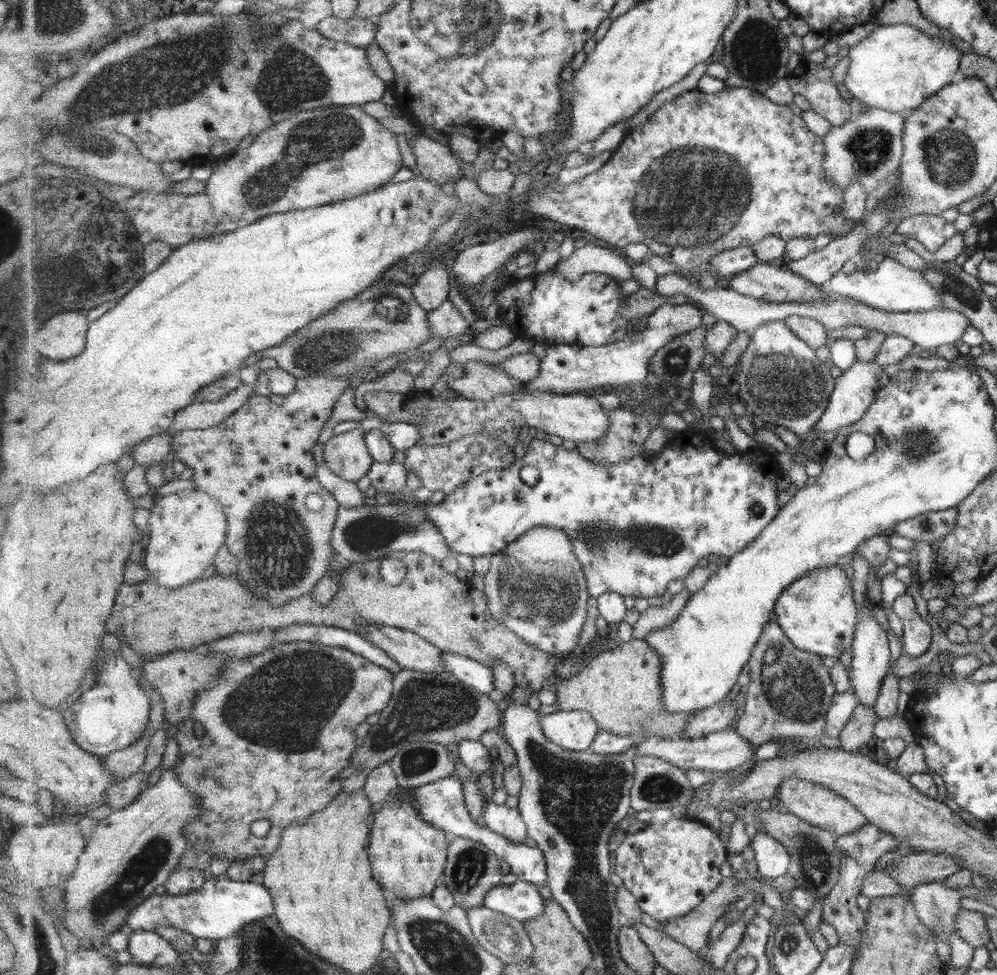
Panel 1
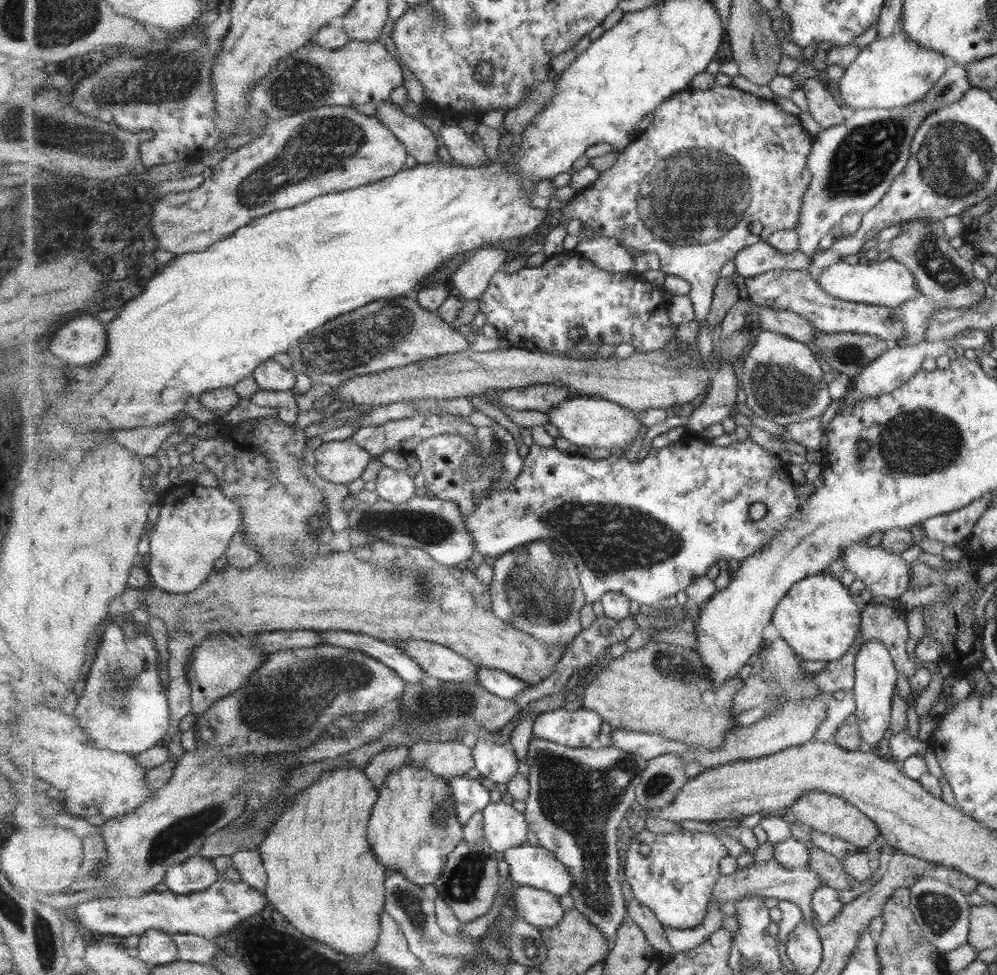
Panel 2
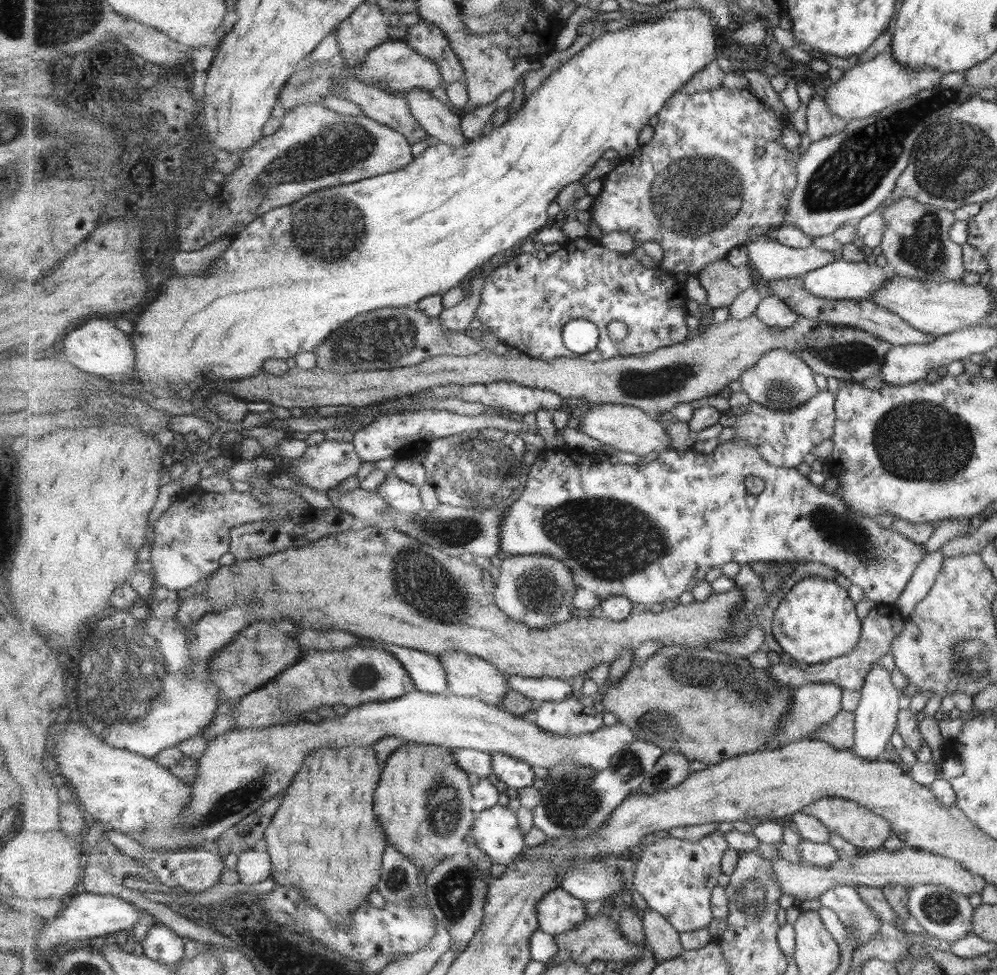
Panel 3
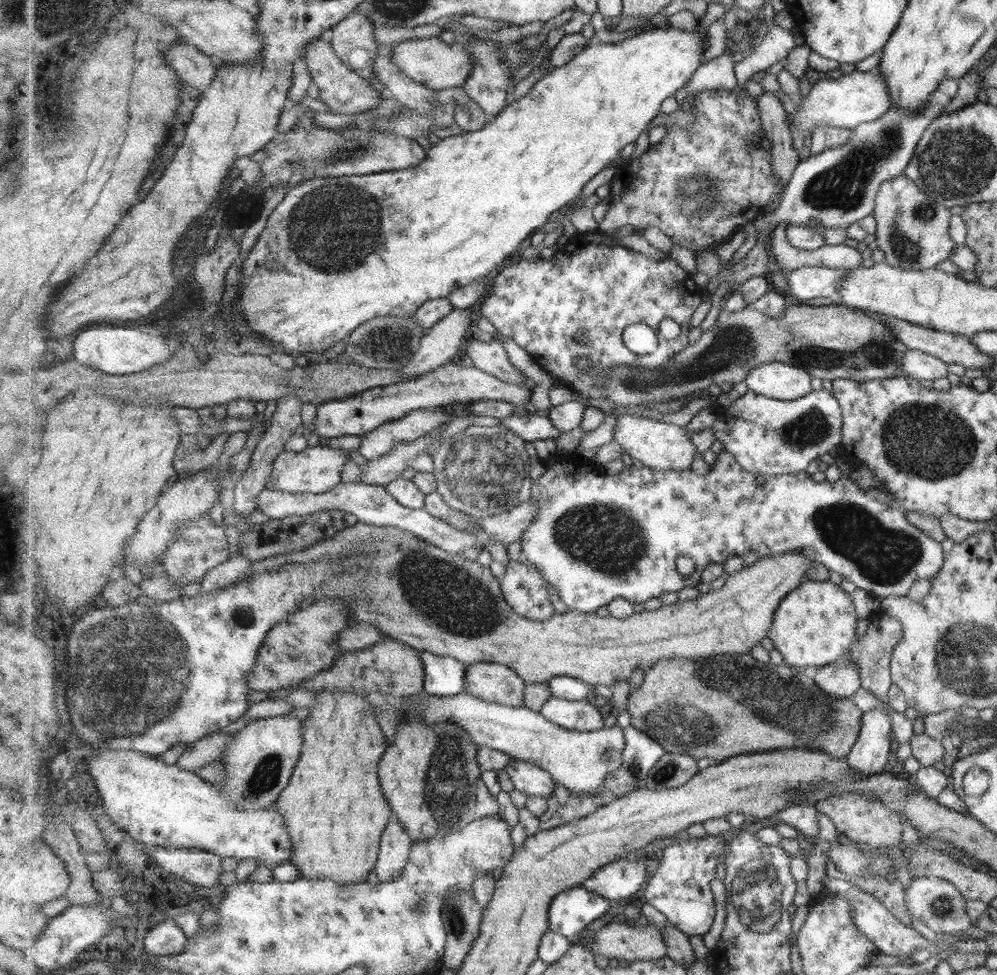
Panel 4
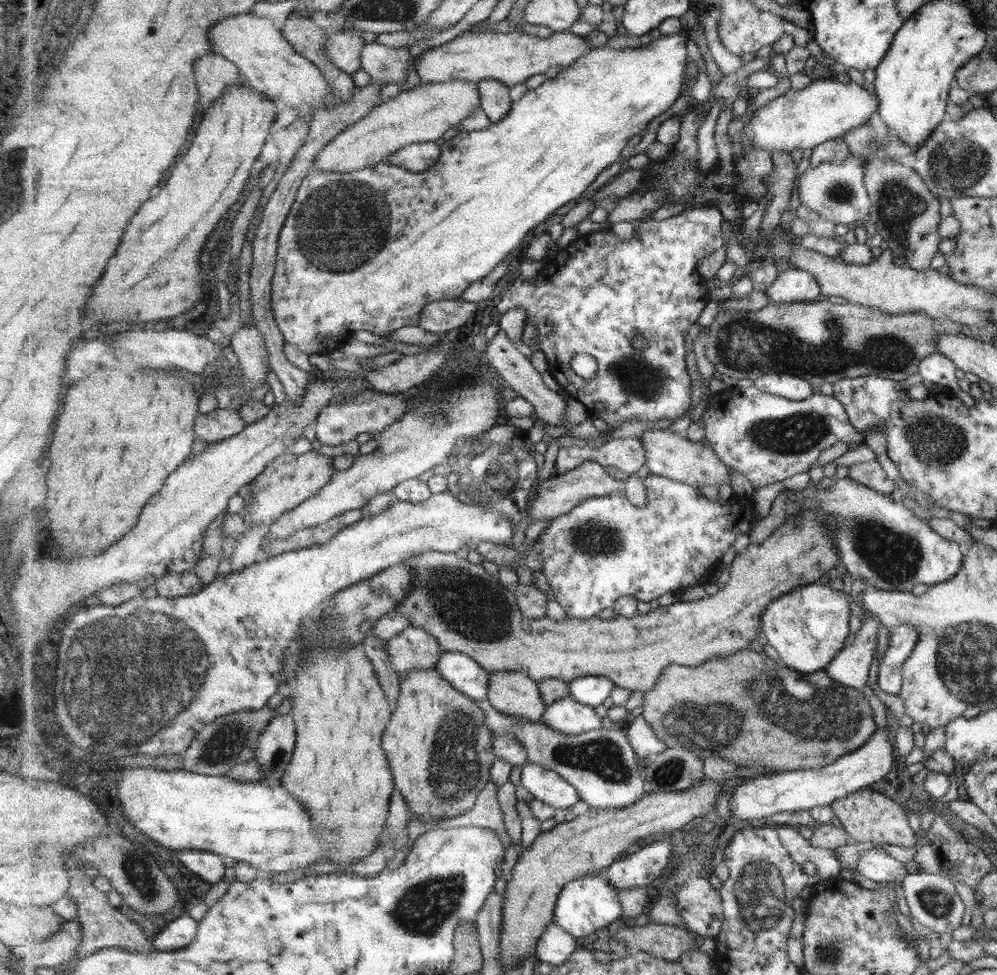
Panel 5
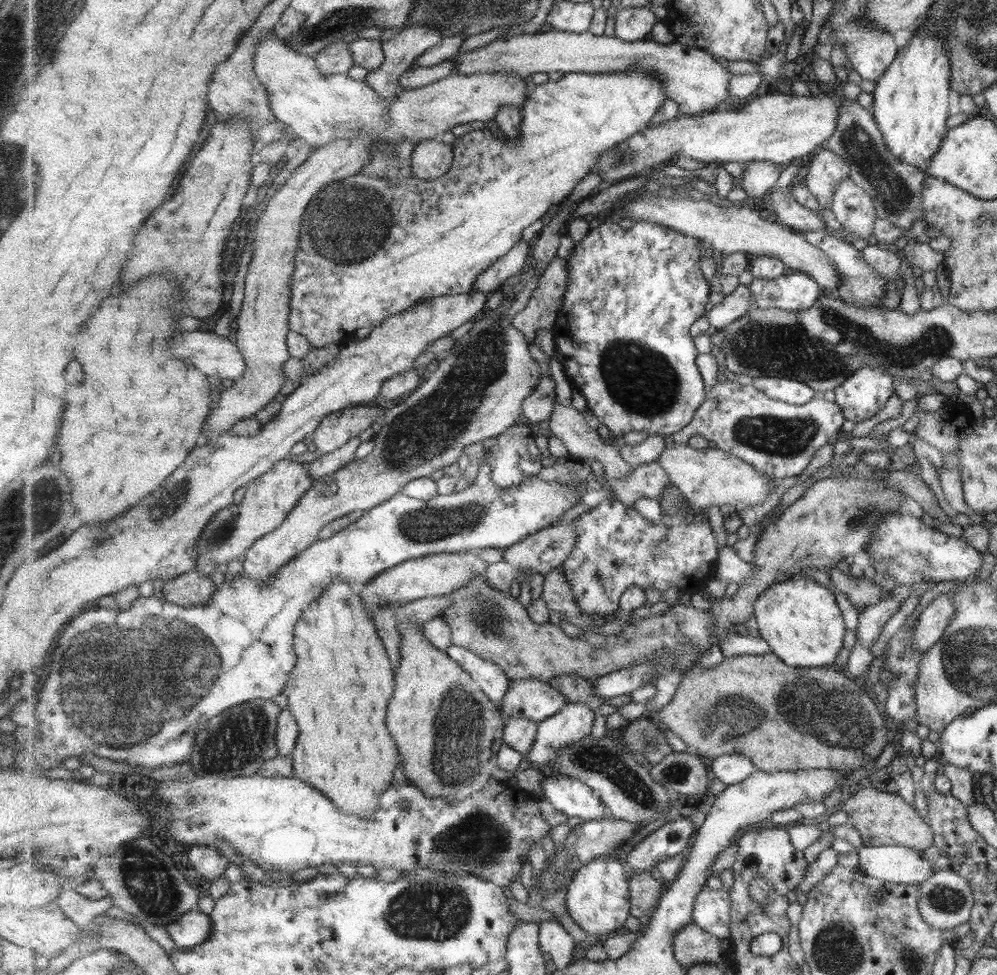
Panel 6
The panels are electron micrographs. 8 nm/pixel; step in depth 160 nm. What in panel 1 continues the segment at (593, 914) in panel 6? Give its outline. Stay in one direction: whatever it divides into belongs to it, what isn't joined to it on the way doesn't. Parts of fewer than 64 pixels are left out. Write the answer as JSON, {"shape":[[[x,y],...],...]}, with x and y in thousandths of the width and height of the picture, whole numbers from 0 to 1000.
{"shape":[[[521,902],[512,908],[501,907],[487,915],[485,929],[523,946],[539,943],[548,934],[548,923],[539,911]]]}

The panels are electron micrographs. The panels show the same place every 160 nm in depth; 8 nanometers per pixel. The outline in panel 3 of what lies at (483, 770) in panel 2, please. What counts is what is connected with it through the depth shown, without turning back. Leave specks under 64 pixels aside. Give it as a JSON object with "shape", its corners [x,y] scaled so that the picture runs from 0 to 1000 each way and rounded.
{"shape":[[[496,772],[493,773],[494,793],[498,793],[509,806],[522,809],[535,806],[537,792],[525,778],[516,775]]]}

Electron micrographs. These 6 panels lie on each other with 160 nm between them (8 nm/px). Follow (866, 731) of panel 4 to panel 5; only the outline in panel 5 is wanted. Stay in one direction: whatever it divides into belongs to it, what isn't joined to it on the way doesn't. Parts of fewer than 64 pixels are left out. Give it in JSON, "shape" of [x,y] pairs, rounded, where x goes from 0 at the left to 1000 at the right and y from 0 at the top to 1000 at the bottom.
{"shape":[[[881,747],[864,766],[843,775],[834,784],[816,789],[758,794],[742,804],[732,816],[732,840],[752,842],[784,833],[813,832],[817,827],[830,827],[861,809],[872,808],[896,786],[895,768],[890,759],[889,752]]]}

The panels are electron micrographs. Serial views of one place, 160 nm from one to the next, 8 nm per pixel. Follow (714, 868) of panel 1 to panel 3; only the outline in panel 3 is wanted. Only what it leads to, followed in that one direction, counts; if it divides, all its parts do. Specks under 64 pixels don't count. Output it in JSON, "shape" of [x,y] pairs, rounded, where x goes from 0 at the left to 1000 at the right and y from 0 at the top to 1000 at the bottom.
{"shape":[[[715,852],[700,863],[669,858],[644,870],[639,880],[634,907],[650,929],[662,935],[682,957],[709,953],[713,935],[713,915],[721,907],[724,882],[732,866],[723,852]]]}

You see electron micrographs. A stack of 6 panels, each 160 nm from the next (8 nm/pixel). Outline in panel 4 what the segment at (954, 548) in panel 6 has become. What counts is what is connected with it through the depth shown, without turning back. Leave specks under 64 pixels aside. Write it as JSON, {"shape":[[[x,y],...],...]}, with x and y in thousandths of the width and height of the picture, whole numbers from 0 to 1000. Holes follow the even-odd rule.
{"shape":[[[724,462],[718,469],[716,477],[712,479],[712,484],[706,488],[697,486],[695,482],[688,483],[670,483],[653,480],[646,477],[643,480],[631,477],[626,479],[620,486],[608,486],[605,480],[596,477],[594,472],[578,473],[571,479],[568,479],[561,473],[555,474],[553,478],[543,487],[537,494],[534,501],[534,513],[540,515],[541,527],[535,533],[535,537],[529,542],[529,546],[525,548],[522,557],[524,558],[524,572],[526,575],[539,581],[544,585],[545,595],[548,596],[555,606],[558,606],[564,617],[575,627],[583,627],[586,629],[596,629],[603,622],[610,622],[615,615],[628,614],[633,618],[645,619],[653,613],[661,613],[663,609],[676,607],[679,608],[685,603],[700,602],[703,598],[703,589],[705,584],[711,578],[727,577],[732,571],[745,571],[751,564],[757,565],[760,572],[773,572],[800,565],[805,567],[807,571],[817,575],[817,578],[823,577],[829,586],[842,589],[848,595],[856,598],[860,604],[868,605],[870,608],[884,612],[908,612],[914,599],[918,595],[930,595],[938,593],[938,589],[942,587],[942,583],[946,581],[948,569],[944,565],[944,558],[924,547],[922,543],[910,536],[908,525],[898,517],[895,520],[887,518],[876,511],[870,511],[866,502],[862,502],[857,493],[851,491],[850,487],[845,487],[838,494],[831,495],[826,493],[817,493],[811,489],[808,484],[799,486],[779,487],[771,489],[767,492],[767,496],[759,497],[760,486],[751,484],[745,480],[744,476],[732,465]],[[681,570],[691,571],[697,576],[697,586],[685,591],[679,587],[679,572]]]}

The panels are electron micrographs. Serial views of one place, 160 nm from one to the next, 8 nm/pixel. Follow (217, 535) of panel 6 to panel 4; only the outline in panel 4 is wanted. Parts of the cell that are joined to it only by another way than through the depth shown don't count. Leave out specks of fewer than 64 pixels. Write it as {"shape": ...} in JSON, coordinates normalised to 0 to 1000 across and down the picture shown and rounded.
{"shape":[[[328,455],[307,458],[299,465],[284,463],[276,471],[271,501],[295,506],[330,505],[343,494],[344,481],[350,473],[350,466],[346,461],[332,459]]]}

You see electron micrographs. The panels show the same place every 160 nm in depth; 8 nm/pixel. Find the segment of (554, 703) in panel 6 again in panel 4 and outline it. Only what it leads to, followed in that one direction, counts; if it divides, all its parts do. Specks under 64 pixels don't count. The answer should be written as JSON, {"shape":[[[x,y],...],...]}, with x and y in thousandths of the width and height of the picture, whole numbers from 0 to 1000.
{"shape":[[[474,681],[468,685],[467,693],[467,710],[474,714],[514,725],[525,725],[527,722],[530,701],[508,682]]]}

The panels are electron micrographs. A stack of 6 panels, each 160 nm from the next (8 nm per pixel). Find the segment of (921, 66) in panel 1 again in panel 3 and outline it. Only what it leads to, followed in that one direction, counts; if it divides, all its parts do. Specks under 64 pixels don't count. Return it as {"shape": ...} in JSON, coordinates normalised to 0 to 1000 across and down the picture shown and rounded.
{"shape":[[[889,49],[885,54],[876,57],[874,62],[861,64],[852,72],[848,72],[840,84],[832,84],[827,92],[827,99],[824,102],[828,105],[829,112],[838,119],[850,124],[862,123],[904,106],[904,104],[920,97],[922,93],[936,90],[944,82],[944,78],[944,75],[932,72],[932,70],[914,72],[914,70],[906,70],[904,66],[898,66],[896,56]]]}

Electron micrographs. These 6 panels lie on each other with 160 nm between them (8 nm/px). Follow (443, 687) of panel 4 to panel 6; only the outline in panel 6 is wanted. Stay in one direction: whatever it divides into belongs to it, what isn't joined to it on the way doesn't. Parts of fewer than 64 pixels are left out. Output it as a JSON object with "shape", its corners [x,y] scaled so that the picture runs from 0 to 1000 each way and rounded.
{"shape":[[[456,661],[447,669],[452,676],[456,677],[456,680],[460,680],[460,684],[464,684],[468,690],[472,690],[474,697],[480,701],[484,710],[487,710],[493,719],[501,721],[511,710],[515,697],[496,679],[486,677],[478,670]]]}

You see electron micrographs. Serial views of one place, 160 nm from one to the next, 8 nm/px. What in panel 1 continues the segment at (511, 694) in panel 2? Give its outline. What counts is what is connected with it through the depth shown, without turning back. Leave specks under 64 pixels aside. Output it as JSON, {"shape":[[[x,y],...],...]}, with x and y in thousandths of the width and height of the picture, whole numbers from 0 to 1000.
{"shape":[[[446,669],[444,680],[448,688],[459,694],[469,705],[474,705],[480,710],[488,711],[497,707],[496,692],[494,686],[486,680],[478,679],[474,675]]]}

